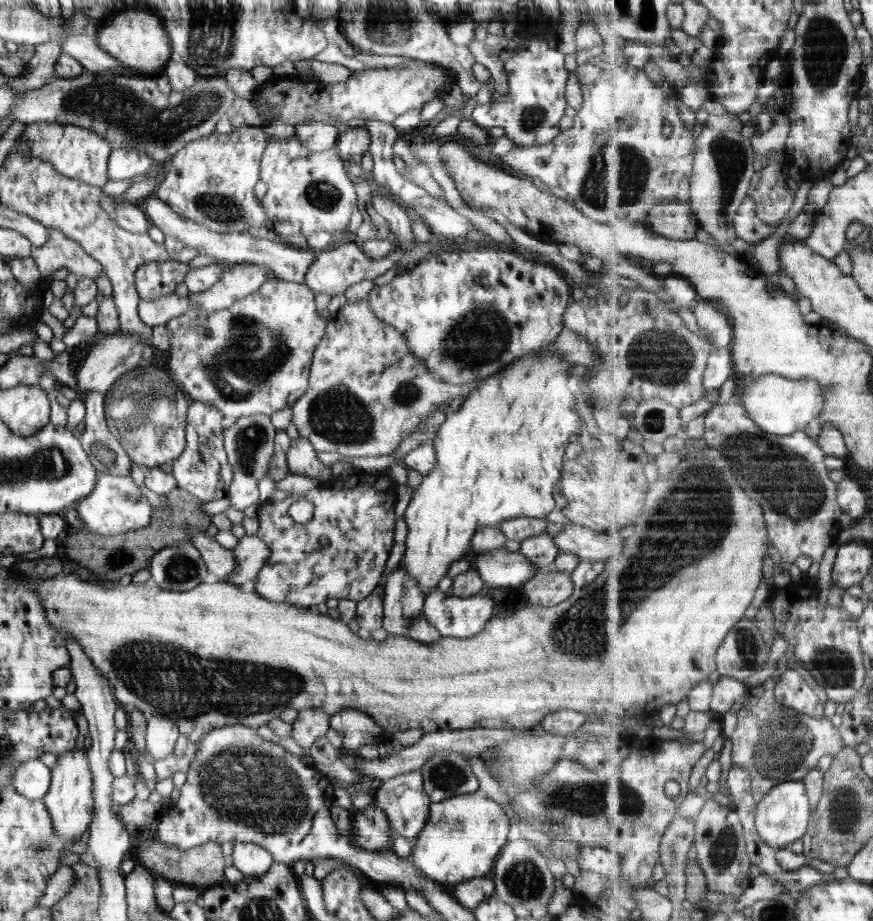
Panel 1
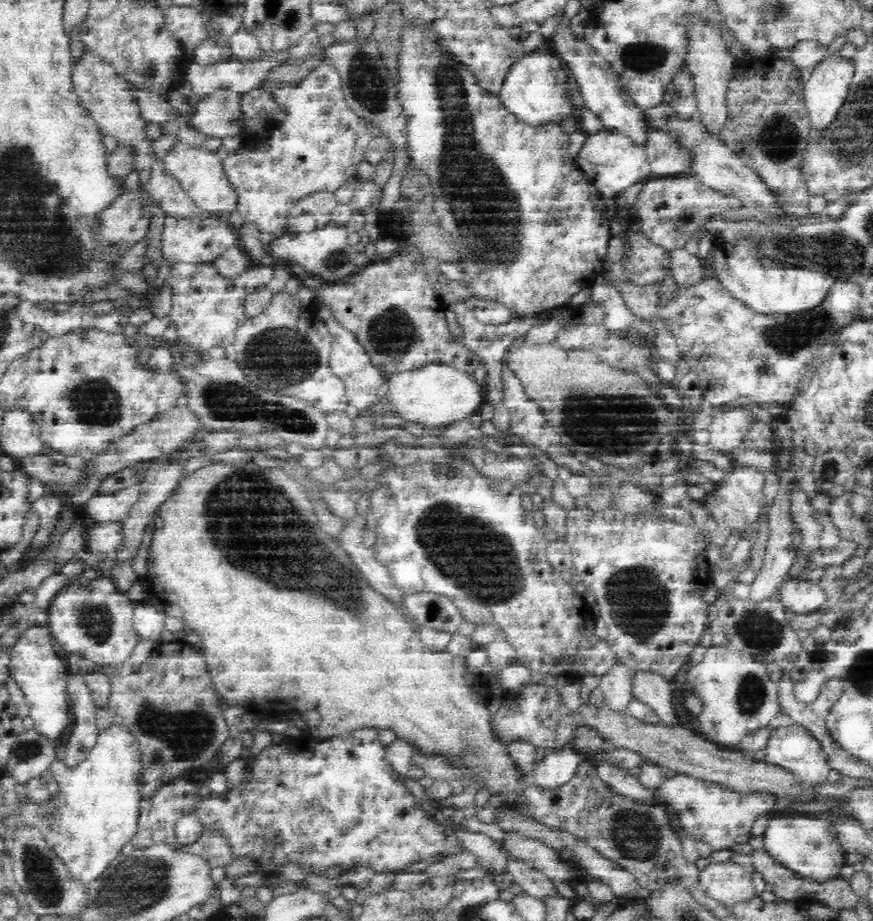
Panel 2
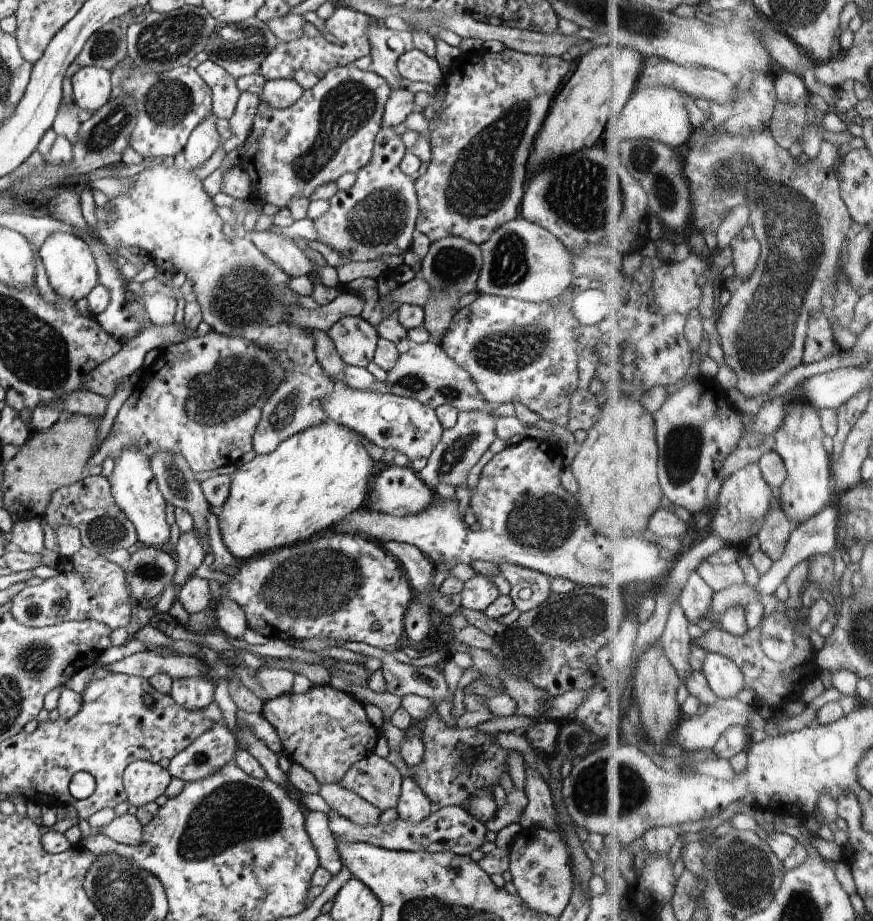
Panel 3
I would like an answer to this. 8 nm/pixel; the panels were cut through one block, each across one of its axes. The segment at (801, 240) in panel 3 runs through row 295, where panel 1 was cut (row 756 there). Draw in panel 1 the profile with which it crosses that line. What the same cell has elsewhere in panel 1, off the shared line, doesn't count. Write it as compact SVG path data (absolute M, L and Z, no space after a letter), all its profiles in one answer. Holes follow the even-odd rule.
M766 686L751 688L745 707L738 712L738 725L730 737L733 741L733 764L750 770L754 779L754 794L758 802L762 802L772 789L790 781L804 781L810 772L818 769L820 760L826 755L834 758L847 747L841 727L832 719L816 718L801 710L780 703L774 691L766 691Z

